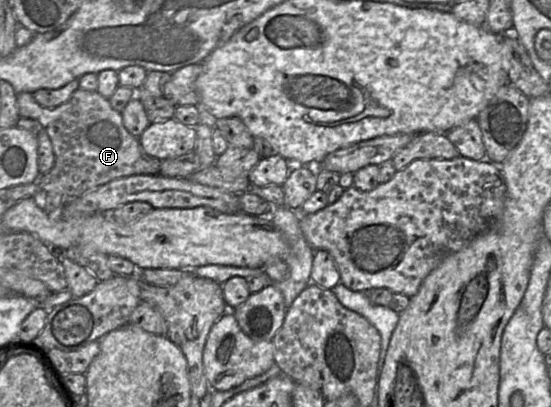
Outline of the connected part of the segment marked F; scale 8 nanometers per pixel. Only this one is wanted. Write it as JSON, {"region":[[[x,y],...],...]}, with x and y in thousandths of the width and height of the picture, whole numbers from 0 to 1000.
{"region":[[[142,216],[118,253],[100,265],[80,265],[62,243],[60,231],[38,226],[29,231],[33,280],[40,290],[69,297],[83,319],[93,346],[100,398],[96,413],[73,432],[67,445],[74,477],[105,474],[125,489],[189,455],[207,440],[238,430],[289,430],[292,393],[269,381],[250,339],[238,332],[223,310],[220,278],[207,270],[198,246],[176,224],[156,224]]]}

